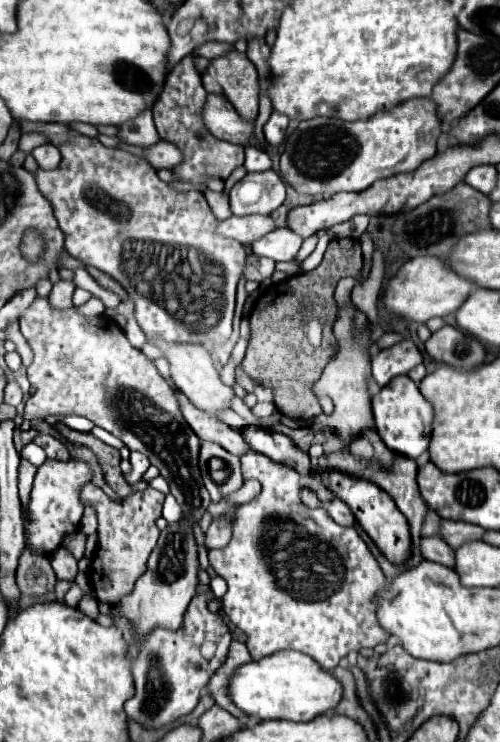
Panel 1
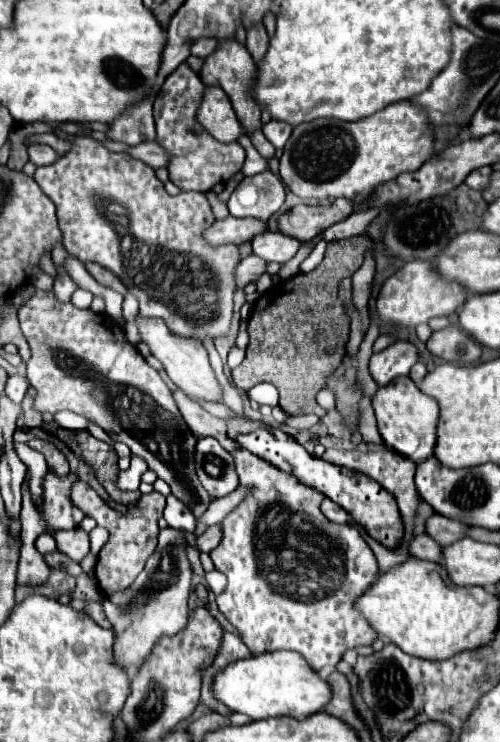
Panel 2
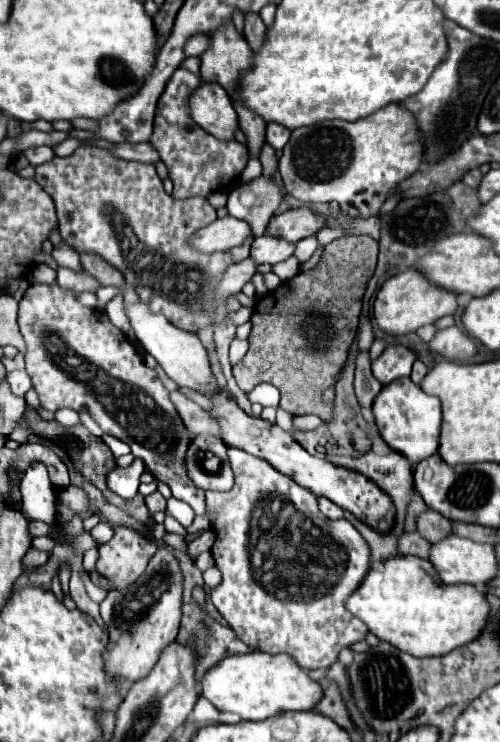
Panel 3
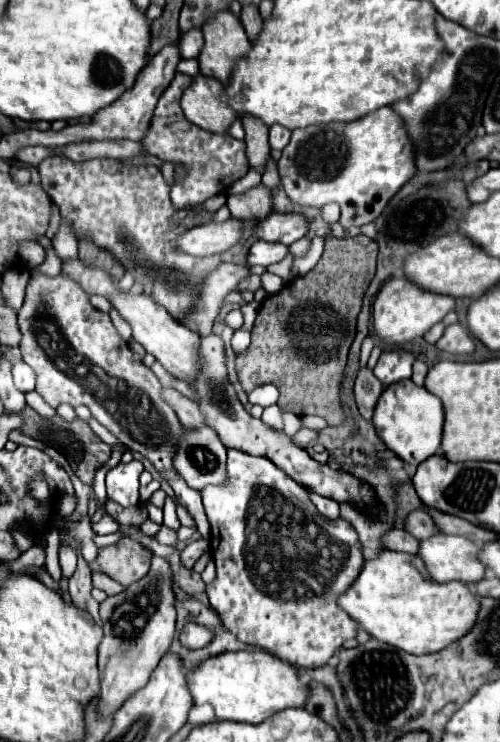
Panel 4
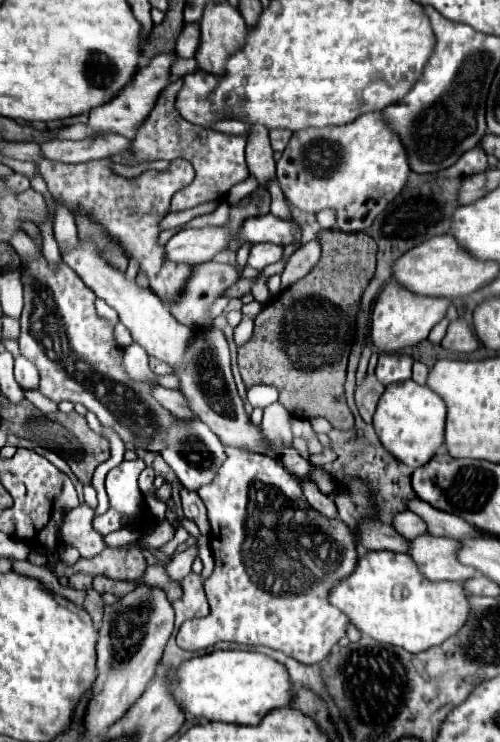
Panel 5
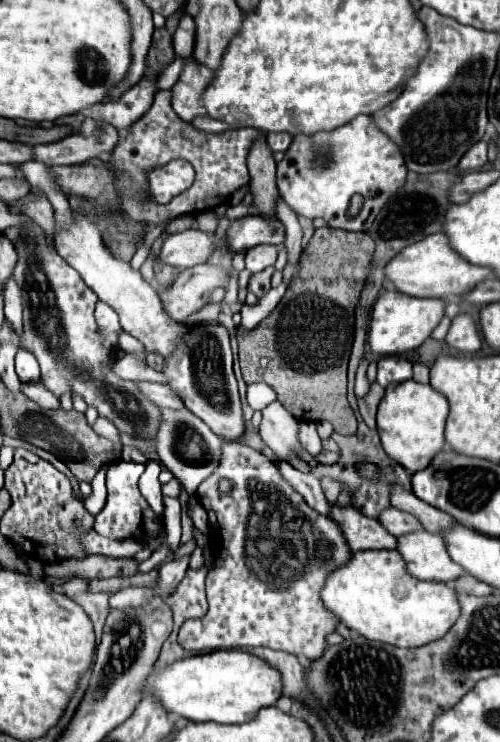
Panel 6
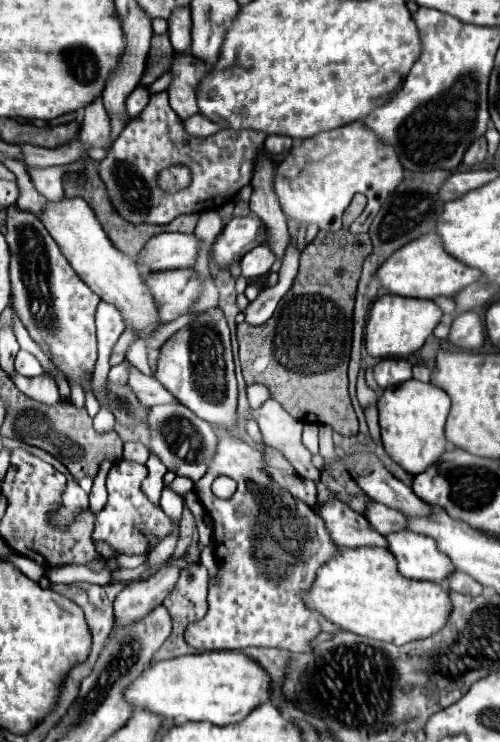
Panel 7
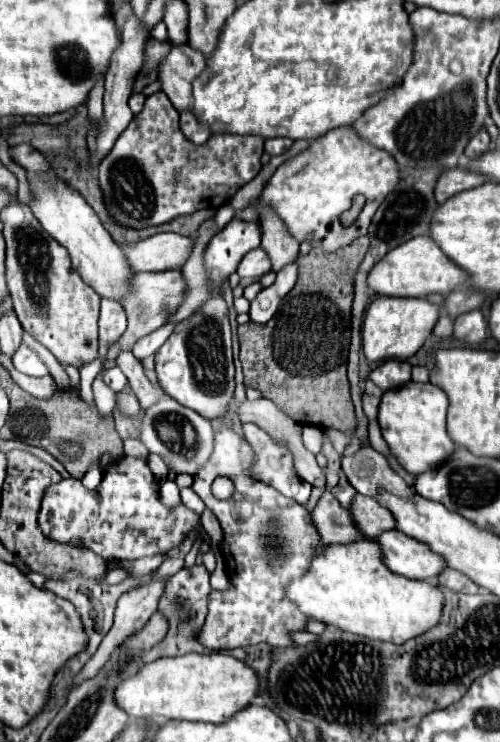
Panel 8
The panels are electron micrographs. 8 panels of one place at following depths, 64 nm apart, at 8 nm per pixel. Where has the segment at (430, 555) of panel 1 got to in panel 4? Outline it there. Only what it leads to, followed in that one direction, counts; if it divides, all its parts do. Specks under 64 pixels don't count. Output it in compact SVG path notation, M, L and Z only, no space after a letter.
M390 530L384 538L384 546L388 550L396 550L396 552L408 552L408 554L416 554L420 550L420 540L416 540L412 534L408 534L406 530Z

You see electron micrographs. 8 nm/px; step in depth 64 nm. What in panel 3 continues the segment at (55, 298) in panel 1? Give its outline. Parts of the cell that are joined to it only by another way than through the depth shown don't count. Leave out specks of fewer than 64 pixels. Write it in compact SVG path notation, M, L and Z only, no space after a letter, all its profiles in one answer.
M58 268L56 282L62 290L74 290L74 292L84 292L84 290L96 292L100 288L100 284L96 284L96 280L92 280L86 272L72 272L68 268Z

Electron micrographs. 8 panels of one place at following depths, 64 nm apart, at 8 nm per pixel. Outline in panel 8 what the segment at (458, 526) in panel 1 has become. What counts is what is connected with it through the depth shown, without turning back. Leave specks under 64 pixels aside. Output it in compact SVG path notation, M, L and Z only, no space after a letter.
M358 494L354 498L350 512L352 512L352 518L356 520L356 524L360 526L360 530L368 538L376 538L382 532L396 528L396 520L394 520L392 512L386 510L382 504L378 504L378 500L374 500L370 496Z

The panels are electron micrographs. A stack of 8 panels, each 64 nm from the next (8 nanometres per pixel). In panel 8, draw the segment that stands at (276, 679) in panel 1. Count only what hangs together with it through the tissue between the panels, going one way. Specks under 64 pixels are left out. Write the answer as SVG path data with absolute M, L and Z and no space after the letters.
M184 654L176 658L160 658L144 664L140 672L120 682L114 698L120 708L132 718L150 718L164 724L168 720L194 720L214 722L230 720L234 714L250 706L258 696L258 674L248 664L234 656L212 654Z

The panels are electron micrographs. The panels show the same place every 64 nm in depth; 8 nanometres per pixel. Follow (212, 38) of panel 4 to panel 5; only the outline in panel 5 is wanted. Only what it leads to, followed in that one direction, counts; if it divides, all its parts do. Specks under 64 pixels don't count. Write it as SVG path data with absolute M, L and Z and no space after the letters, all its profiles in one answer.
M208 2L204 8L204 16L200 20L200 32L202 32L202 40L200 40L200 48L196 52L198 68L202 72L222 76L226 72L228 56L232 56L236 50L240 50L244 46L248 28L246 28L240 12L236 8L232 8L228 2L222 2L222 6L218 2Z

